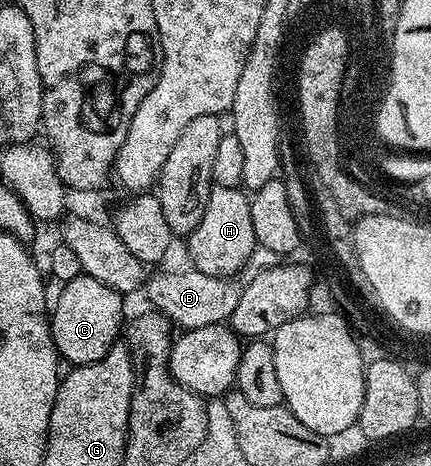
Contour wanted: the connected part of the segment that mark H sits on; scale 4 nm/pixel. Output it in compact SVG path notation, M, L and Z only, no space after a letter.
M214 185L210 191L208 207L204 207L204 219L190 232L190 257L193 268L204 275L213 277L233 277L241 274L242 268L249 266L256 242L252 231L252 211L250 197L241 188Z

